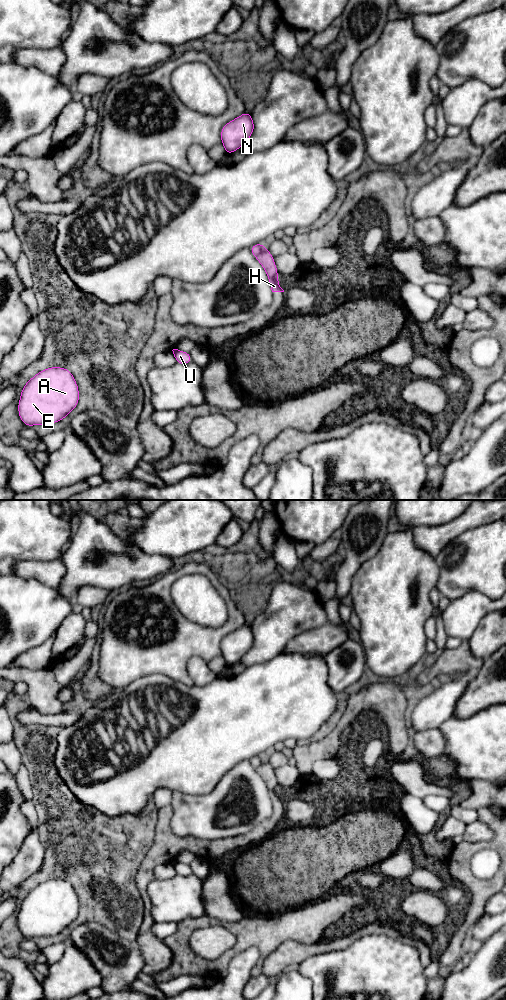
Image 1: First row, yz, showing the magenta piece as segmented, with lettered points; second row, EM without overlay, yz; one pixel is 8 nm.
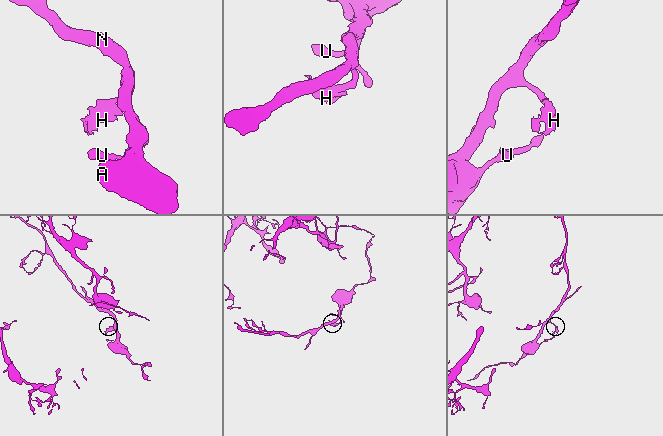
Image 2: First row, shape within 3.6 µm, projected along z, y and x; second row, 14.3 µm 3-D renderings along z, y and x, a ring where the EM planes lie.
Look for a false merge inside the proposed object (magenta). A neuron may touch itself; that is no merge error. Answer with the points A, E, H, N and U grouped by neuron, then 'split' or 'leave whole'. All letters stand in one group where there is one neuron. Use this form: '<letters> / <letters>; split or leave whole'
A E N U / H; split

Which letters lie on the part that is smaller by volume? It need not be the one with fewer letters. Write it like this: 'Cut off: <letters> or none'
Cut off: H

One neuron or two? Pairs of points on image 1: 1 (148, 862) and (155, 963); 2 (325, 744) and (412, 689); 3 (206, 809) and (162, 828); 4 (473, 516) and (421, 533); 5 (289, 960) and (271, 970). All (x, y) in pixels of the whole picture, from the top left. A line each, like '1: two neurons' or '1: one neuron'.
1: one neuron
2: one neuron
3: two neurons
4: one neuron
5: one neuron

